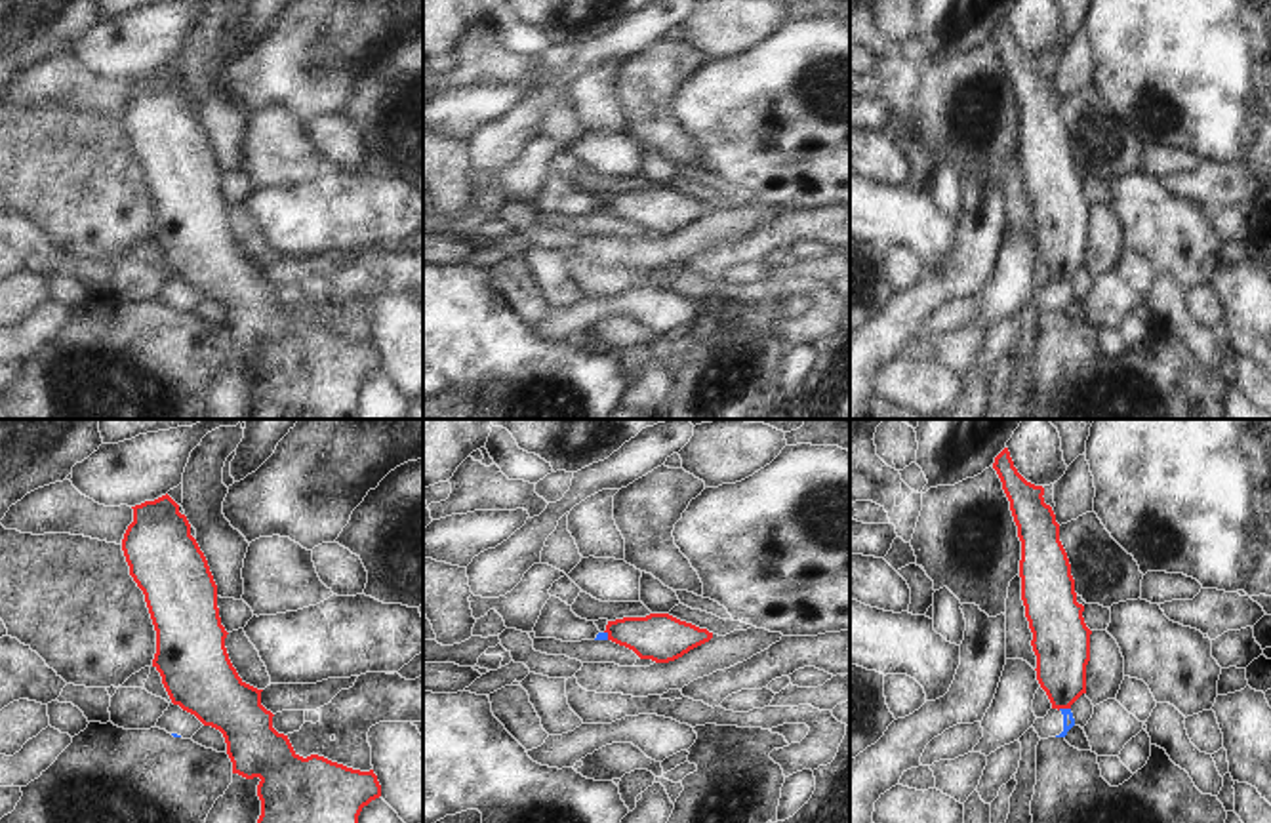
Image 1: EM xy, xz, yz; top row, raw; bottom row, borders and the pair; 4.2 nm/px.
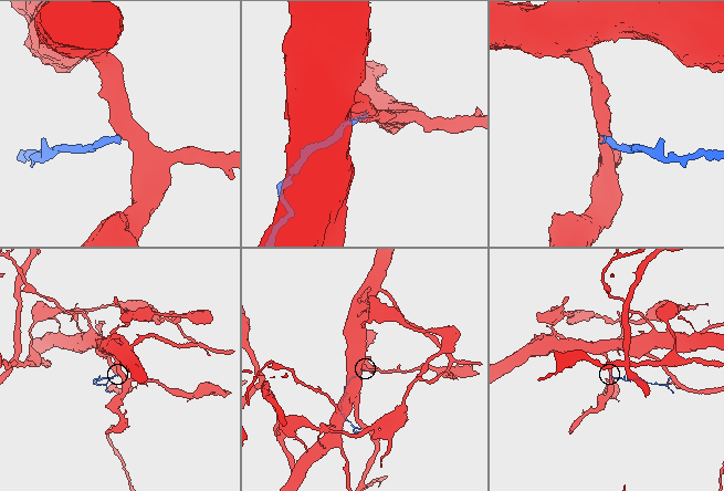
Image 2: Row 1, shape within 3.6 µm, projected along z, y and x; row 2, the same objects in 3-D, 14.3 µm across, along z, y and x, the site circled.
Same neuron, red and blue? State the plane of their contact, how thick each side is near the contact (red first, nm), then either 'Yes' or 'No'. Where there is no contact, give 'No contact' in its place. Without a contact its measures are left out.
Touches red in yz. Thickness 240 nm (red) against 50 nm. No.

